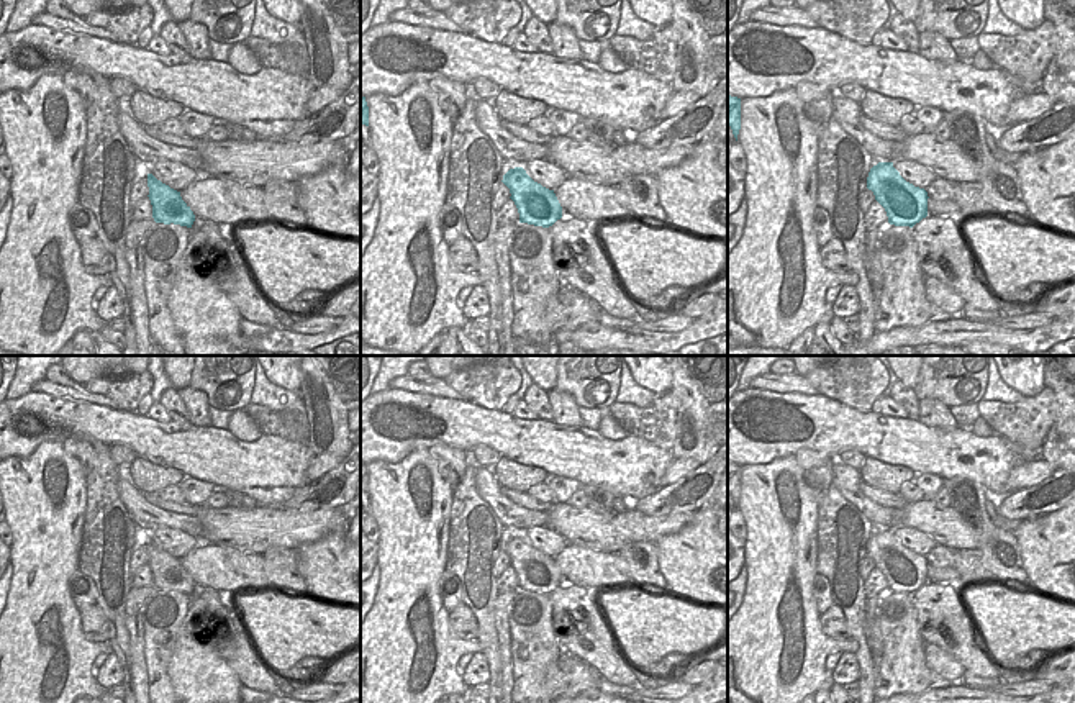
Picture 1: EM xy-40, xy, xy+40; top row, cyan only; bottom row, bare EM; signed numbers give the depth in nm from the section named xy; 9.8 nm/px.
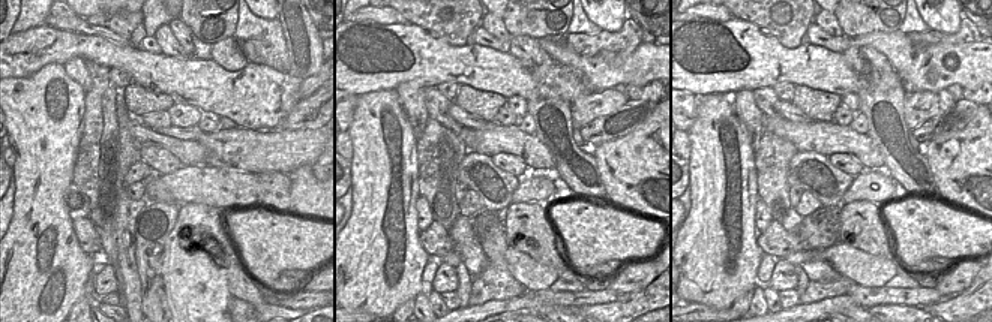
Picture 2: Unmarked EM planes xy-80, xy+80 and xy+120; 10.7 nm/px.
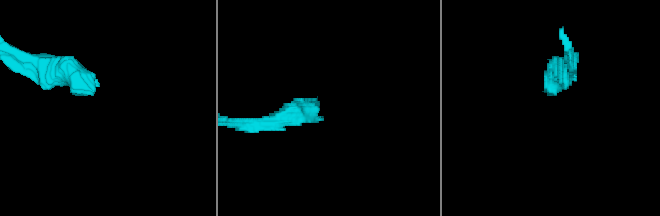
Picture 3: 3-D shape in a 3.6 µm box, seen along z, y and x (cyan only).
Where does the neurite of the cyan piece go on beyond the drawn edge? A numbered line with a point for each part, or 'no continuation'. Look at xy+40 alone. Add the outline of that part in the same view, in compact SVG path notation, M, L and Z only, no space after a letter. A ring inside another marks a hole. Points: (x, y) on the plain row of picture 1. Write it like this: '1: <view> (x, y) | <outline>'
1: xy+40 (943, 620) | M926 583L913 593L913 603L928 644L946 651L977 677L1000 677L998 665L975 641L972 618L954 583Z

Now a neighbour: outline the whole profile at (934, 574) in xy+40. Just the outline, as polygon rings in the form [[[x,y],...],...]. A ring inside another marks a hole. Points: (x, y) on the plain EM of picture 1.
[[[928,565],[928,583],[954,583],[960,587],[959,572],[952,567],[932,567]]]

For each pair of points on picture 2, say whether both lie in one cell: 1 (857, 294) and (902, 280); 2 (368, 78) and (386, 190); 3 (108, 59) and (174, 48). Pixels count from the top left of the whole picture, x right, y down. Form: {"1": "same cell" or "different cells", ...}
{"1": "different cells", "2": "different cells", "3": "different cells"}

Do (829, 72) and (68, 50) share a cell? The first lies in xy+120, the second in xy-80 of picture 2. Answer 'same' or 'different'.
same

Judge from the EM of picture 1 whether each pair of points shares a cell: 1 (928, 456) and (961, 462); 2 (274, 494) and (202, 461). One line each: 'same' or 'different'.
1: same
2: same

